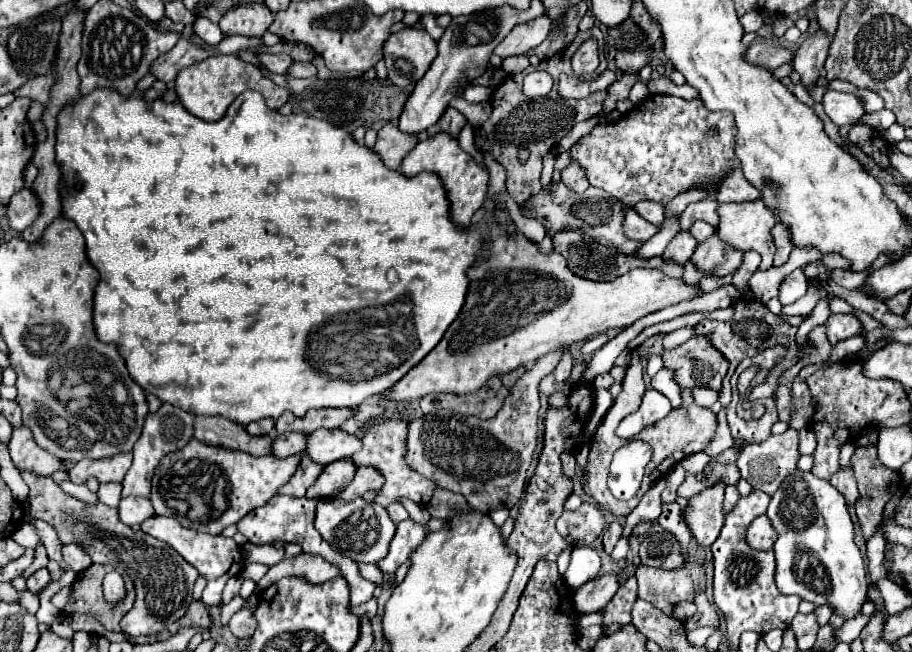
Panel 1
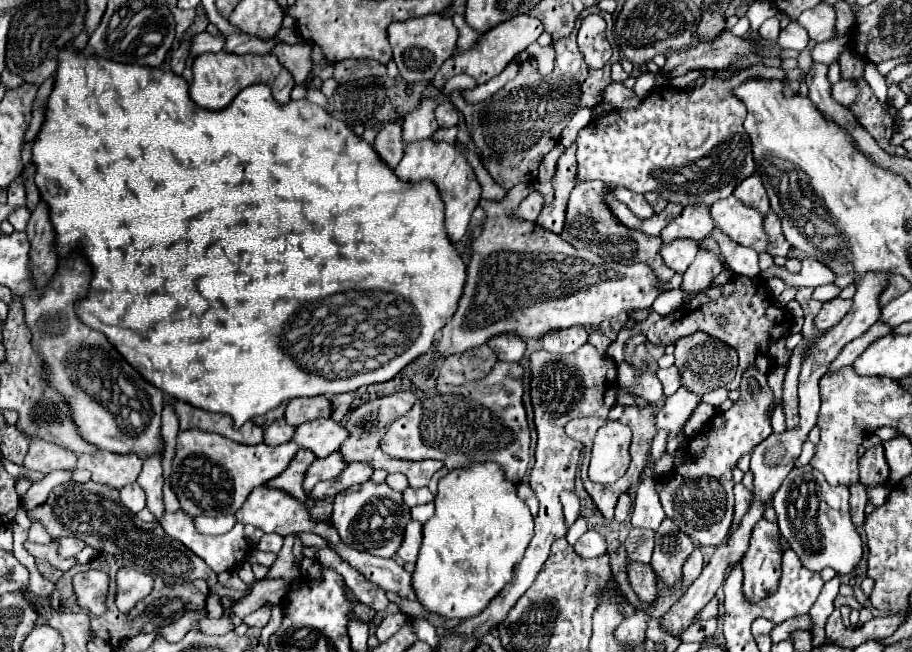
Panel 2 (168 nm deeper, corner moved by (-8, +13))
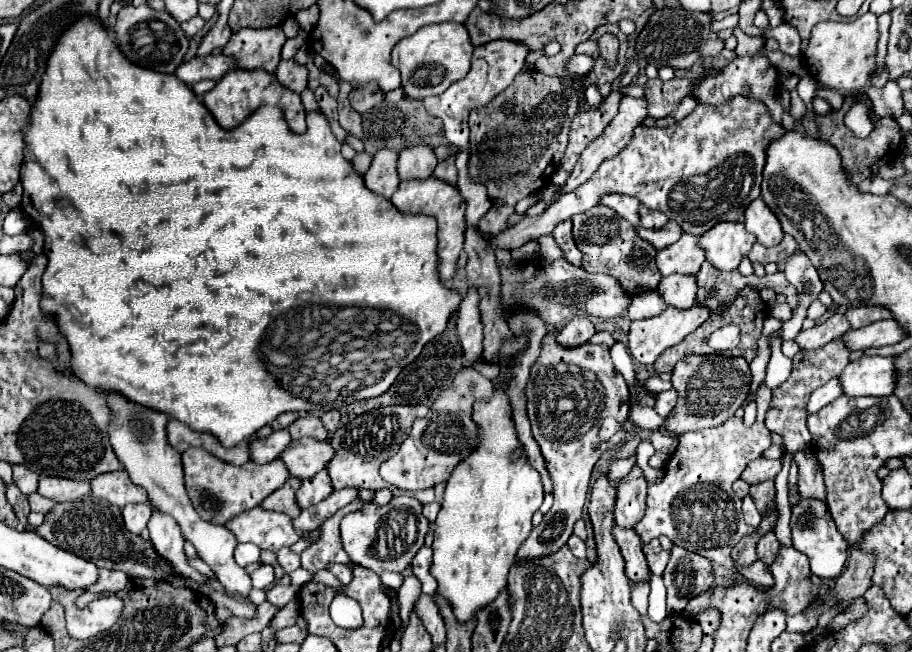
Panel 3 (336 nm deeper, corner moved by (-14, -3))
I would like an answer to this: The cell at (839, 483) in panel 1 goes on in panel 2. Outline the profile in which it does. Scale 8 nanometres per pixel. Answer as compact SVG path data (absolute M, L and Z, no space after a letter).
M854 484L850 488L850 516L856 528L862 528L866 524L866 492L862 484Z

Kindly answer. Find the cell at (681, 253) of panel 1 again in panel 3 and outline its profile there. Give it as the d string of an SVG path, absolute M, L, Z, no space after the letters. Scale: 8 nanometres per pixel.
M686 274L664 276L658 286L658 292L668 306L690 308L696 302L696 292L698 292L696 276L686 276Z

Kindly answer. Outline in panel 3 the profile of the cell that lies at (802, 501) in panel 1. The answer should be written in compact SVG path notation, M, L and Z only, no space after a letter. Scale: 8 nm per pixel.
M802 498L800 504L792 506L790 528L792 528L792 546L808 556L810 570L814 576L838 578L842 574L846 558L848 558L848 540L838 532L836 522L830 516L824 500Z

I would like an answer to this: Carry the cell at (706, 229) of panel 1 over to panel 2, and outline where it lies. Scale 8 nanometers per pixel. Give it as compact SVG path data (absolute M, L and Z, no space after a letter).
M712 230L710 236L720 244L720 250L726 258L726 266L732 268L732 272L744 274L744 276L758 276L760 268L758 268L756 250L732 242L728 236L722 236L722 232L718 230Z

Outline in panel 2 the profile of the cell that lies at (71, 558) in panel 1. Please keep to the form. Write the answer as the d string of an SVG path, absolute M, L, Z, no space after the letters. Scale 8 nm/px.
M64 536L64 538L54 538L54 542L58 544L58 554L62 558L72 558L76 556L86 544L82 540L78 540L76 536Z

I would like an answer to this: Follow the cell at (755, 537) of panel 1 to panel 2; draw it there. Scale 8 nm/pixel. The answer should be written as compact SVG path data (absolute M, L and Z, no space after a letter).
M762 518L750 540L750 550L742 560L744 570L744 596L746 600L764 600L774 594L782 574L782 552L778 548L778 526Z

